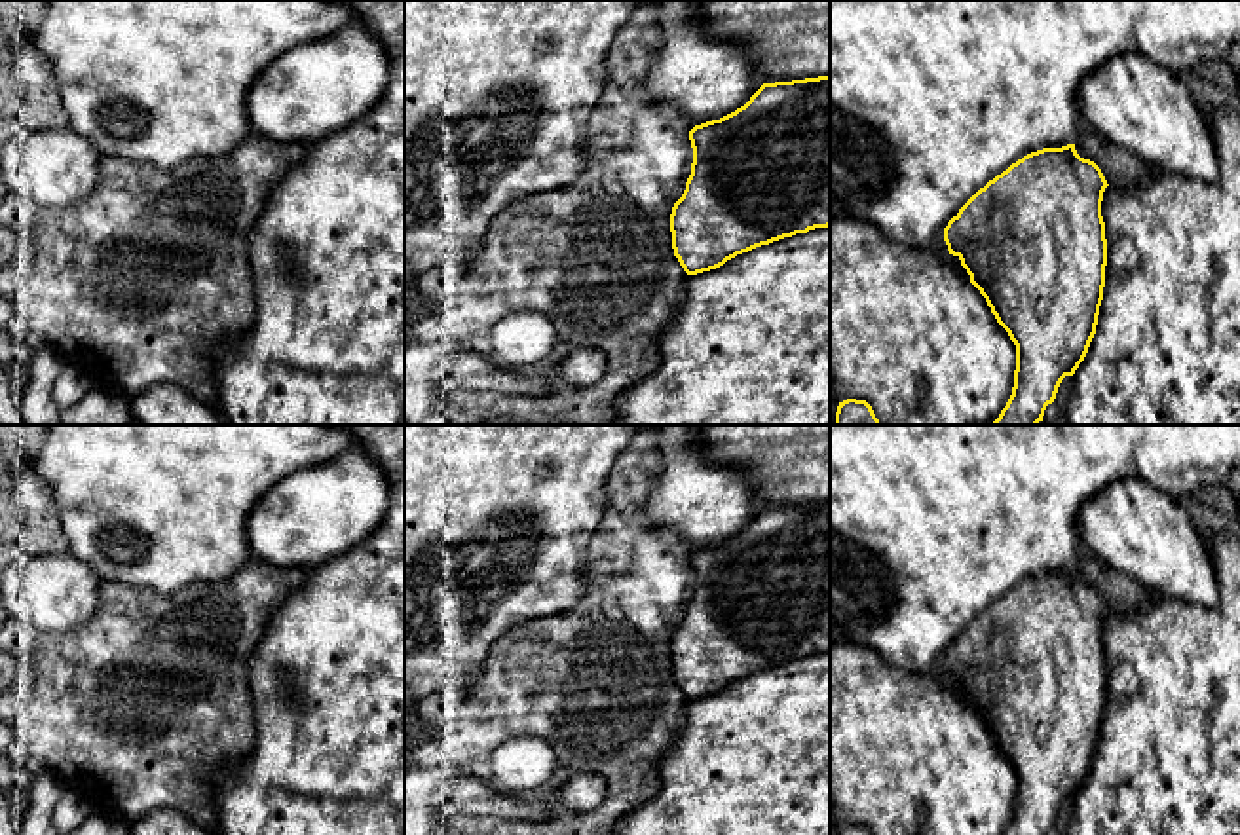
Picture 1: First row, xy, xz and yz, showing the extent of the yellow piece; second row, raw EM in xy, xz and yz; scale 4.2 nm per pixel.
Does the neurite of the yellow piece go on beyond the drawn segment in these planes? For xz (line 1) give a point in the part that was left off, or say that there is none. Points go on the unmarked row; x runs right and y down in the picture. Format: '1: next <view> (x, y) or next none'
1: next none

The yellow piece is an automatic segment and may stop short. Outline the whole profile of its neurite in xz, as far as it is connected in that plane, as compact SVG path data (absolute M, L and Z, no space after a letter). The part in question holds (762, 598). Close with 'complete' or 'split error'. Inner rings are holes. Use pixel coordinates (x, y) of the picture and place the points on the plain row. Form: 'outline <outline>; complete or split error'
outline M830 501L763 509L744 531L695 550L689 566L691 600L670 640L674 681L687 700L830 651Z; complete

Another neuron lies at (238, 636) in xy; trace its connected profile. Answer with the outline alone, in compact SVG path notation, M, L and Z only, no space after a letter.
M251 558L235 575L171 594L103 581L95 615L66 632L40 632L27 647L34 691L0 704L28 753L93 812L133 822L175 808L218 833L218 774L256 742L249 662L273 613L304 573Z

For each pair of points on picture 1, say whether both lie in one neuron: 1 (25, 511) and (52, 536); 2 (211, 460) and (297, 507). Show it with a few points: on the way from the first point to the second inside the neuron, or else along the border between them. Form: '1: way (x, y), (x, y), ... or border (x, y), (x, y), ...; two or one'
1: way (31, 515), (46, 530); one
2: border (308, 469), (278, 481), (257, 501), (245, 528); two

